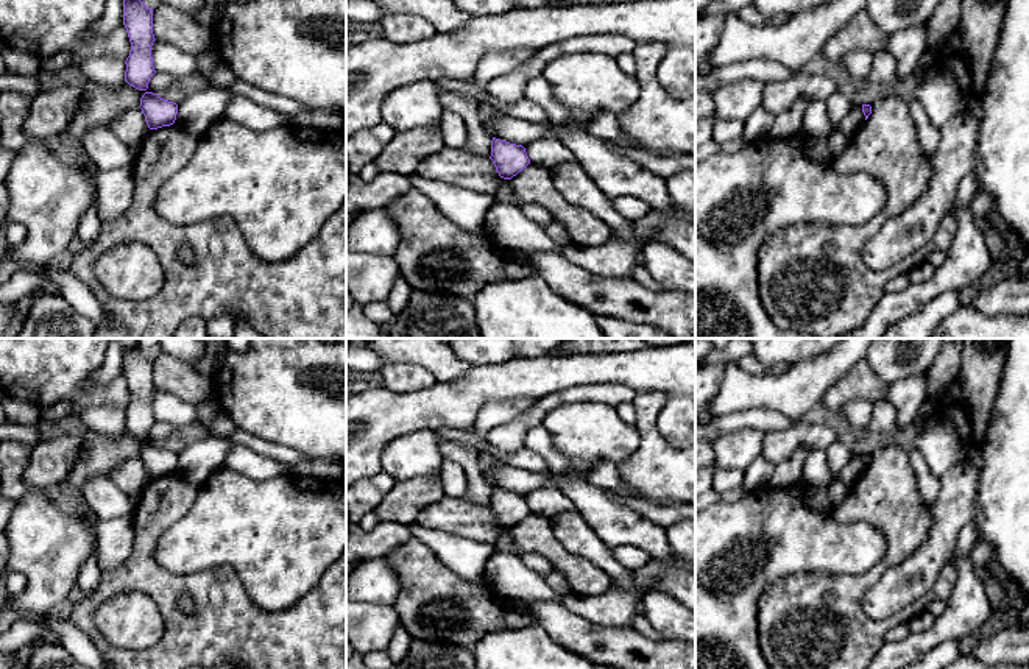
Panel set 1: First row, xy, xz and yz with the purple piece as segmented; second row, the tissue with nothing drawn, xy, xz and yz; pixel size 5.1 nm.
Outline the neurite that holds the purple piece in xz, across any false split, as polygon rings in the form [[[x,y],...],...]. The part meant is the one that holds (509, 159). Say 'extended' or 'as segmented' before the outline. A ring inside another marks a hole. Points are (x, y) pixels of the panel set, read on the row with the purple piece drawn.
as segmented; [[[496,137],[491,140],[490,159],[499,176],[504,179],[511,179],[530,164],[522,145],[510,143]]]

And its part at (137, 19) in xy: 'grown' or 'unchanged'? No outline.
unchanged

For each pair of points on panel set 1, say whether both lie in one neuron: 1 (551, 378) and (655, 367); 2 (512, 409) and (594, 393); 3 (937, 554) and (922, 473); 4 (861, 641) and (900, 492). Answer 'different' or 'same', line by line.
1: same
2: different
3: different
4: same

